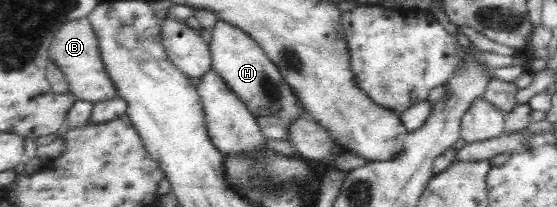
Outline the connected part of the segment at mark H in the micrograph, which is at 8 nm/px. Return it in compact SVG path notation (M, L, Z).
M217 20L217 23L213 29L213 39L209 43L211 68L221 75L229 88L249 109L266 141L289 141L291 122L299 120L301 112L305 111L301 101L283 78L279 67L255 40L222 20Z

